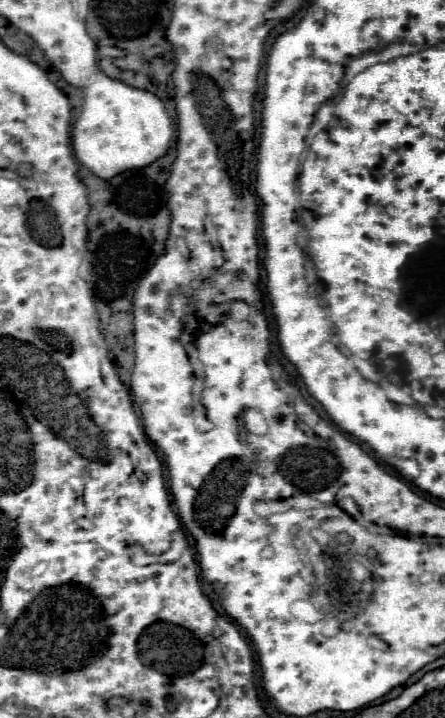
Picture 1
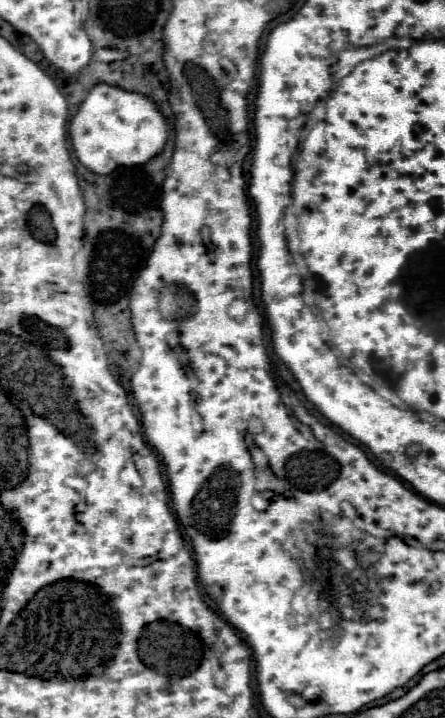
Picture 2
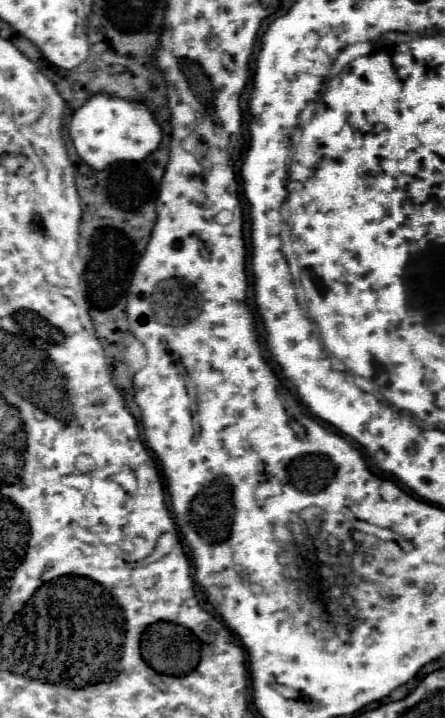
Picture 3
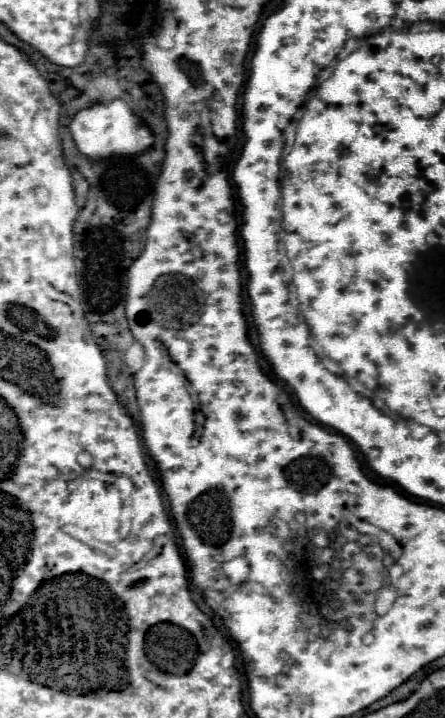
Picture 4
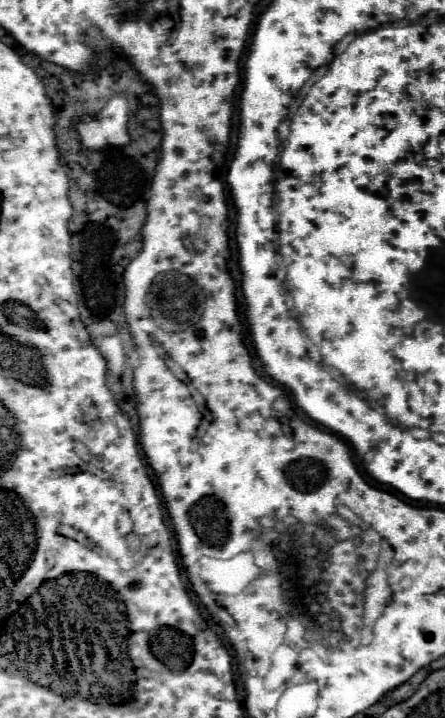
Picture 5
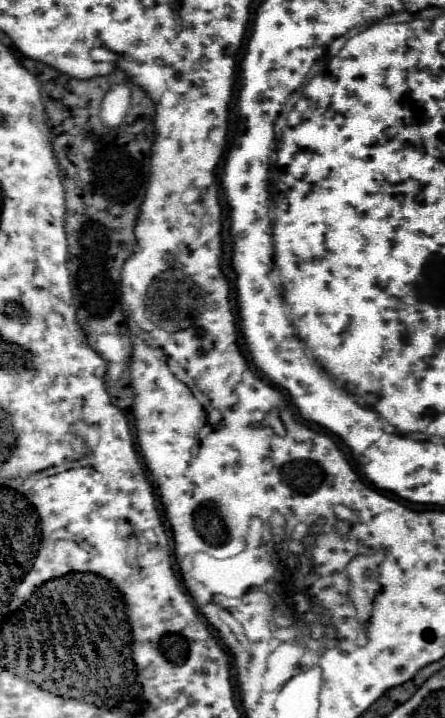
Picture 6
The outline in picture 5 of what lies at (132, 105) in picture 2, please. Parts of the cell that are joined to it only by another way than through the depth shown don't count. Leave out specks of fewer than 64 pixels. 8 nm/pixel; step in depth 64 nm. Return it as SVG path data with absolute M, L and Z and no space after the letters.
M120 94L112 96L100 112L106 112L106 116L100 118L84 116L76 124L82 146L86 146L88 150L100 150L106 146L126 146L130 142L126 128L128 100Z

